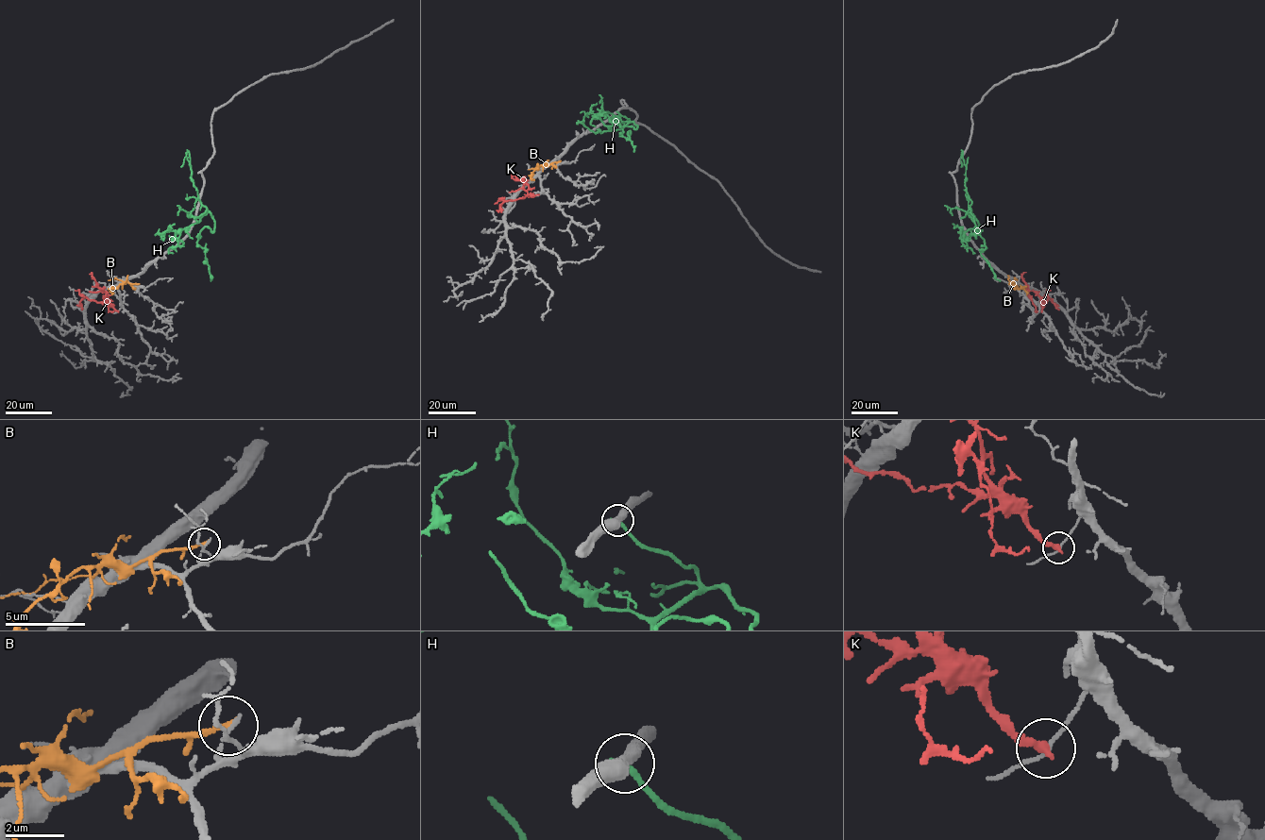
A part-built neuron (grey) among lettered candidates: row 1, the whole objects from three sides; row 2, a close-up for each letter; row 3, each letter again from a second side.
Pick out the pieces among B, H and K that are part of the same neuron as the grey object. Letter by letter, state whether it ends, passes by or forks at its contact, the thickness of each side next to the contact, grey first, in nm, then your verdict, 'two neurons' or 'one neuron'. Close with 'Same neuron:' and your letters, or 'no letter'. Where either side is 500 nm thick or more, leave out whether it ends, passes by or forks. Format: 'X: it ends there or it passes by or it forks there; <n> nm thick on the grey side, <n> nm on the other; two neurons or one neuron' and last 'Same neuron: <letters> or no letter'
B: it ends there; 130 nm thick on the grey side, 170 nm on the other; two neurons
H: it ends there; 440 nm thick on the grey side, 260 nm on the other; two neurons
K: it ends there; 110 nm thick on the grey side, 240 nm on the other; two neurons
Same neuron: no letter

